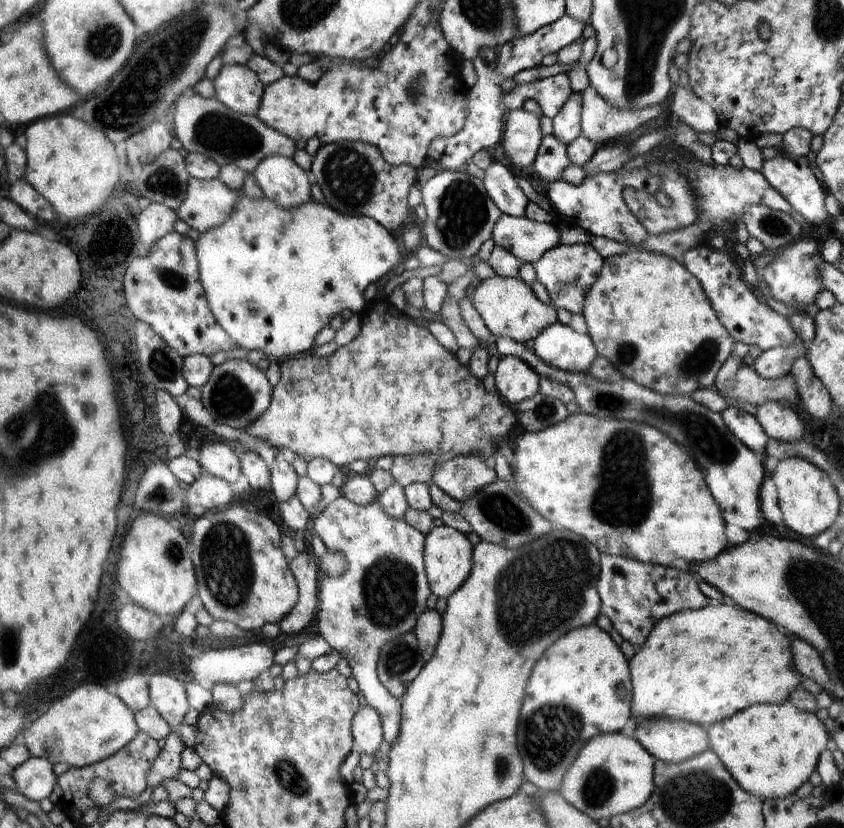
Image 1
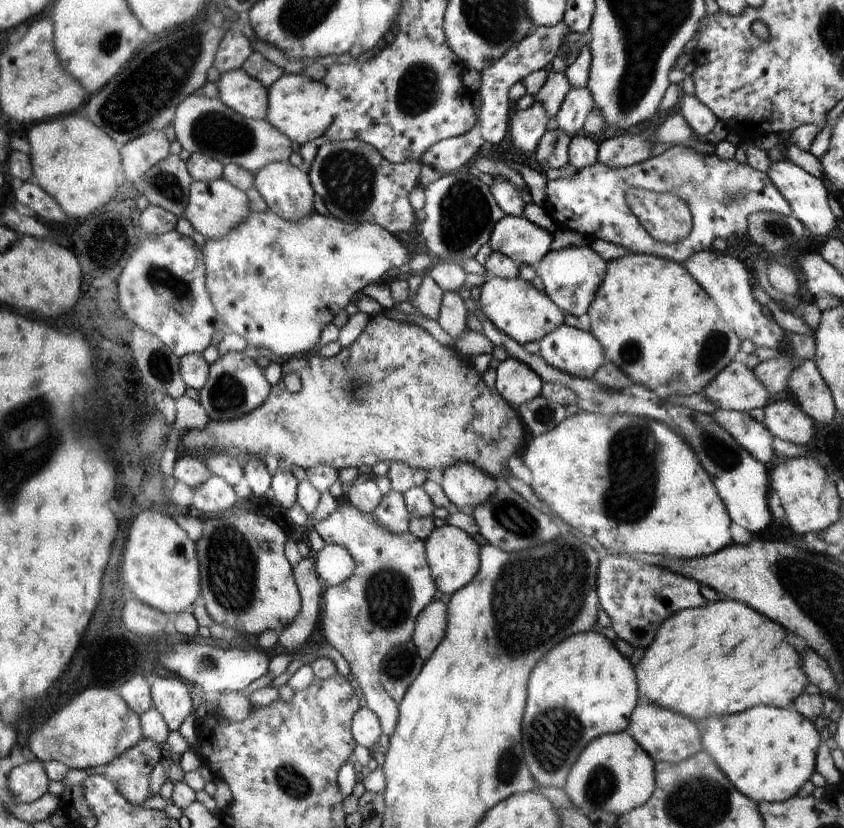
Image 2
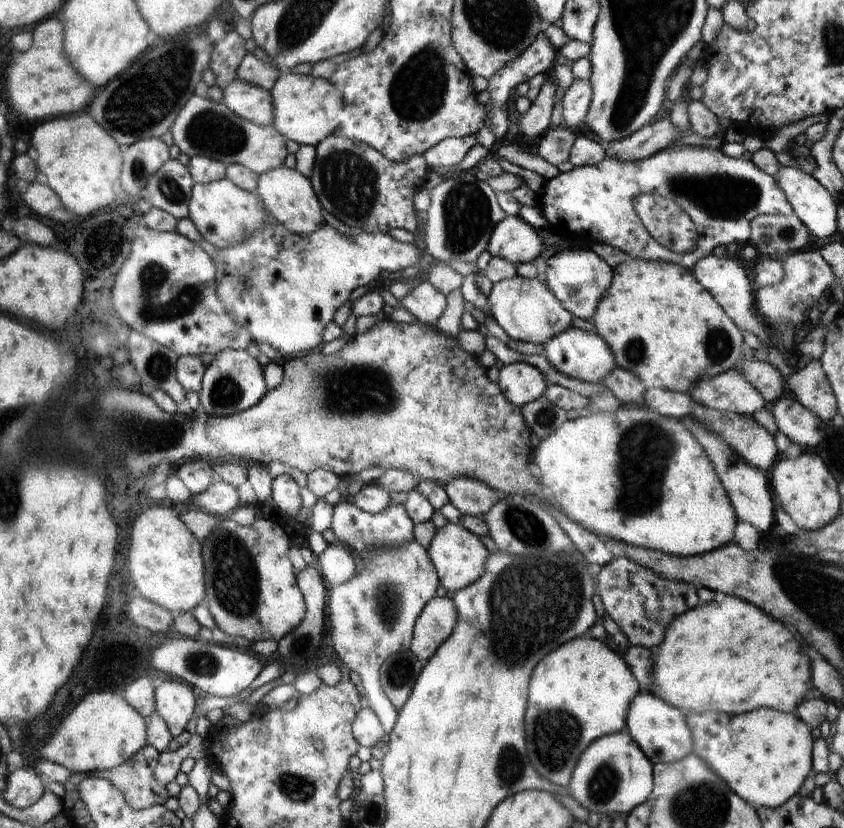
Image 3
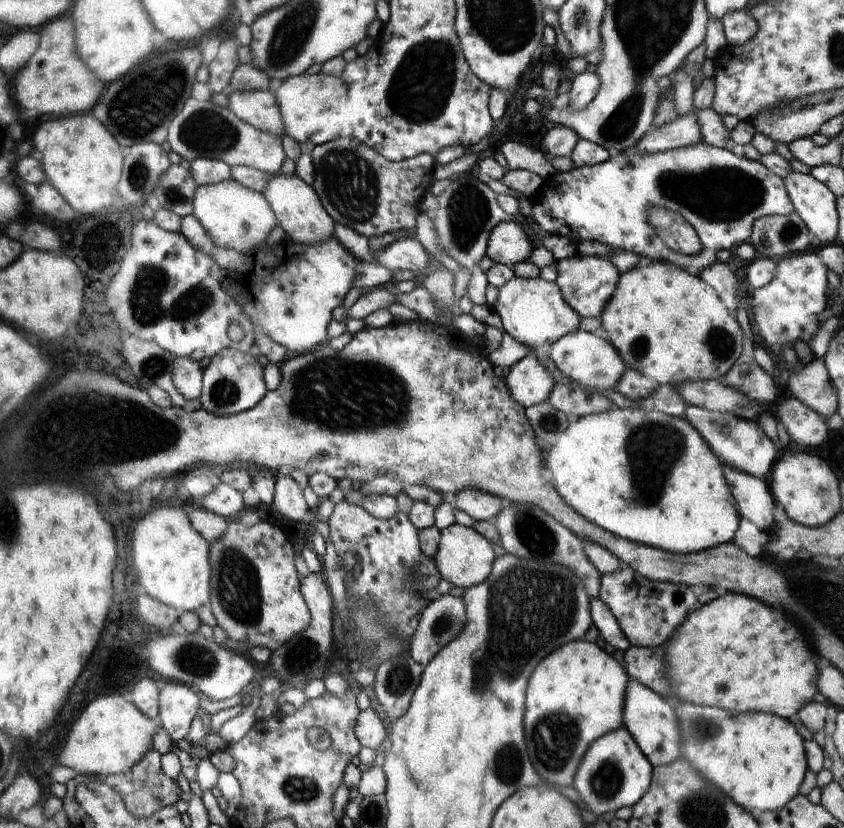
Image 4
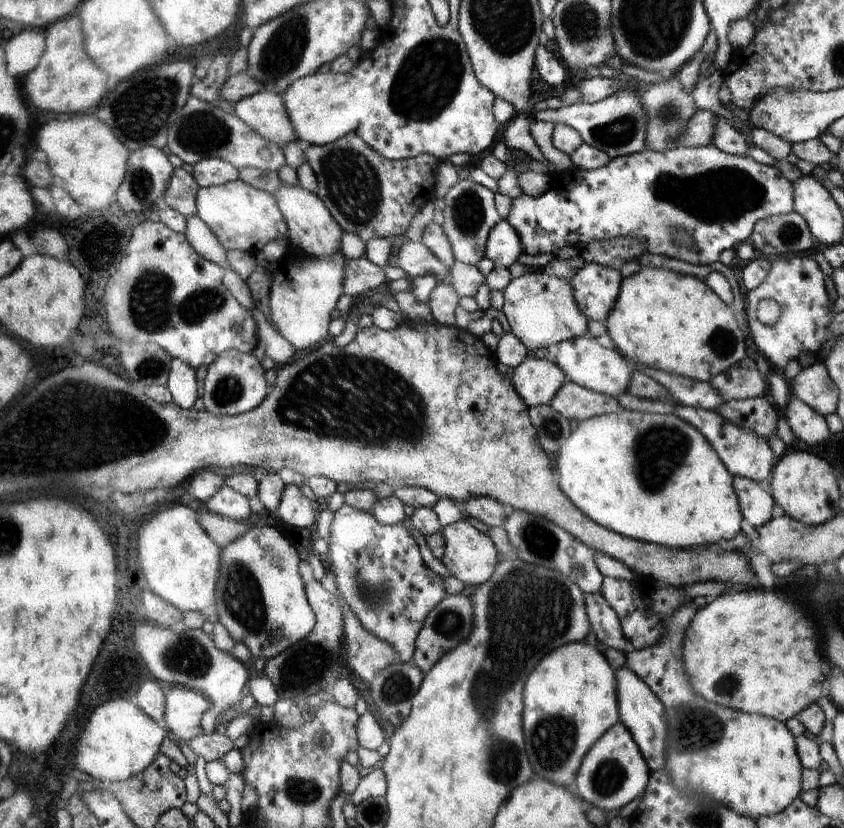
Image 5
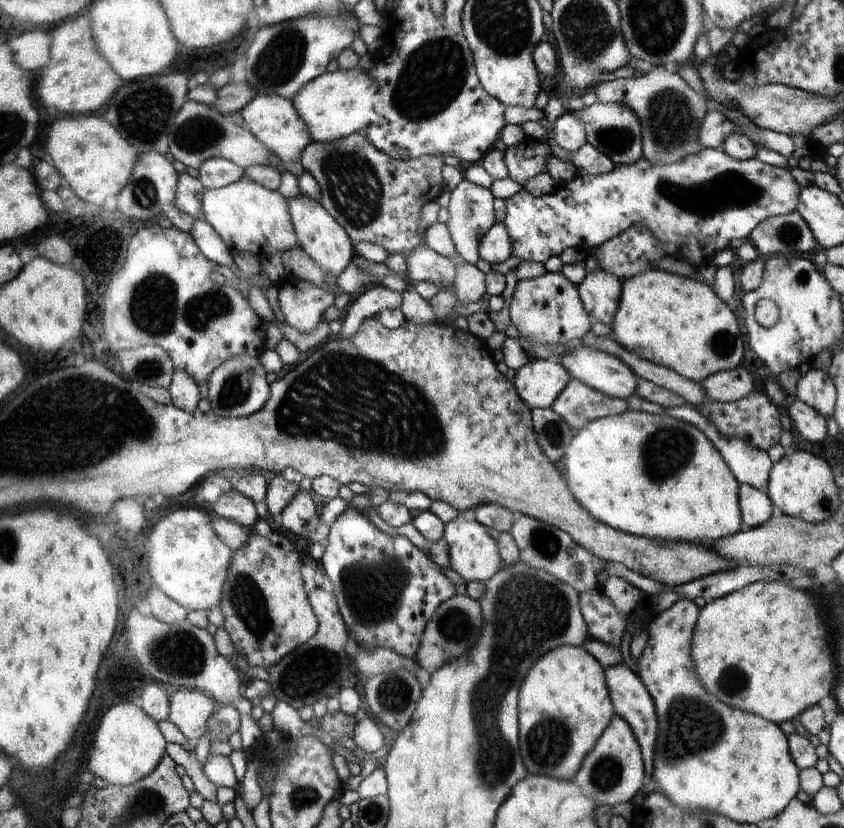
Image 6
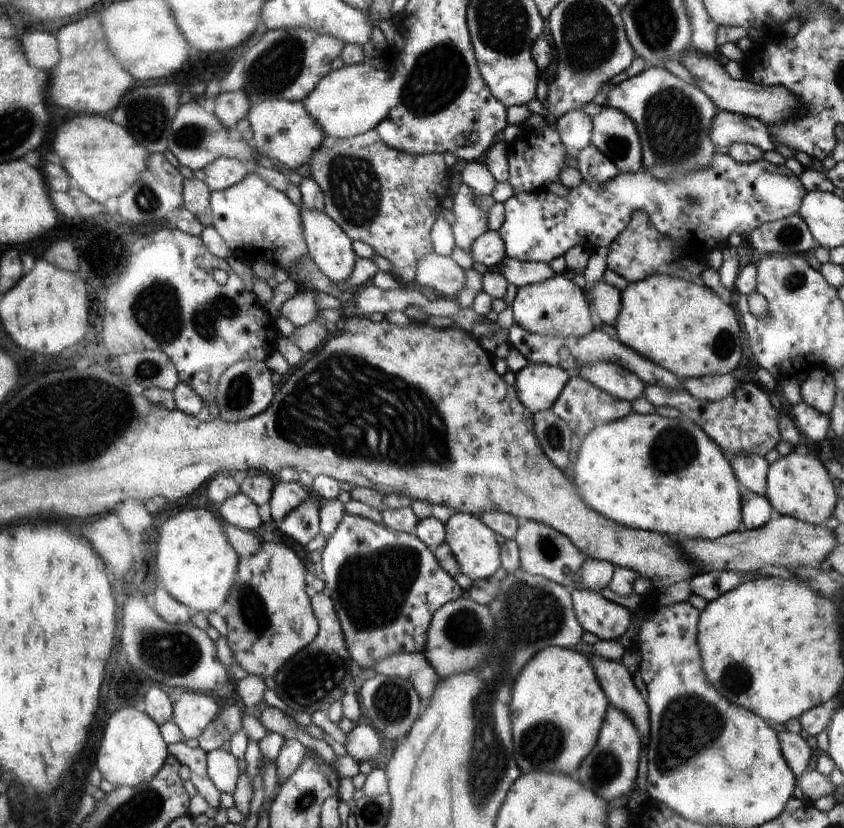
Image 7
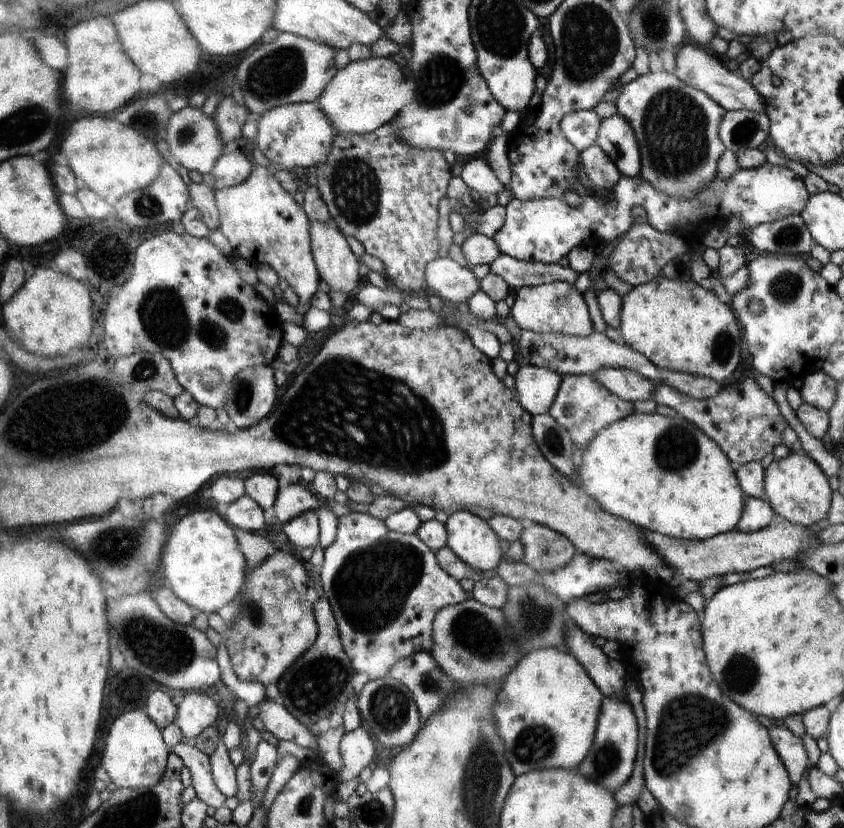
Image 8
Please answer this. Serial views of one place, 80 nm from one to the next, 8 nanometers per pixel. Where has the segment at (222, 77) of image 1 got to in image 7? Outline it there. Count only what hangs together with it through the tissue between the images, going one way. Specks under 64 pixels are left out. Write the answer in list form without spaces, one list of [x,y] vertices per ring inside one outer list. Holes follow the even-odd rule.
[[[284,99],[260,101],[257,105],[250,105],[245,118],[250,122],[252,142],[258,153],[291,169],[298,169],[308,163],[326,137],[323,128],[309,115],[308,109],[301,102]]]

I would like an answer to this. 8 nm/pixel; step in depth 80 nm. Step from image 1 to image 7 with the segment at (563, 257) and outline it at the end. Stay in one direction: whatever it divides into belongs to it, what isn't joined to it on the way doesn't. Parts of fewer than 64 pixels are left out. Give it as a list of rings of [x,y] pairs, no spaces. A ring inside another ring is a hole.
[[[601,279],[590,290],[584,290],[584,294],[591,312],[615,328],[621,309],[621,292]]]

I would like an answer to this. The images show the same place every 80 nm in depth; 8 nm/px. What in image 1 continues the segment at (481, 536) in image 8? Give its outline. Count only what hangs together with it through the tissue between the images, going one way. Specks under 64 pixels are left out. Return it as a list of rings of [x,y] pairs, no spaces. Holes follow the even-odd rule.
[[[446,525],[434,527],[425,536],[423,559],[432,594],[447,599],[466,582],[472,570],[472,548],[467,535]]]

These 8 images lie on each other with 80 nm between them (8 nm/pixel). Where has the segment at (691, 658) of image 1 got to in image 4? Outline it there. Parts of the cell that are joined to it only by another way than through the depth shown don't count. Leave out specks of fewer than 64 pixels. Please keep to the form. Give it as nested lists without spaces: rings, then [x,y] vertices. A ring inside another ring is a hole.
[[[721,592],[717,599],[713,599],[711,602],[702,605],[702,607],[696,612],[686,616],[683,623],[675,630],[672,637],[665,644],[665,661],[667,673],[671,680],[671,691],[684,702],[692,704],[700,704],[700,706],[716,706],[716,708],[724,708],[728,712],[745,712],[755,713],[764,712],[772,715],[778,715],[784,717],[786,720],[792,721],[798,714],[798,711],[806,704],[812,701],[816,692],[818,692],[818,677],[819,668],[818,664],[821,661],[818,654],[812,654],[802,632],[796,628],[796,624],[786,618],[780,610],[776,610],[776,607],[768,606],[765,602],[758,600],[757,598],[740,594]]]

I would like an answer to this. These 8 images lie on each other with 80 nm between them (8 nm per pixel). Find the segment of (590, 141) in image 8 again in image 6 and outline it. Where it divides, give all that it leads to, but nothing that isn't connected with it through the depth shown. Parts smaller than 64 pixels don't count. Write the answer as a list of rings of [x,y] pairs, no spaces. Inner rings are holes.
[[[571,111],[563,113],[553,123],[552,137],[560,148],[570,153],[577,151],[587,143],[585,126]]]

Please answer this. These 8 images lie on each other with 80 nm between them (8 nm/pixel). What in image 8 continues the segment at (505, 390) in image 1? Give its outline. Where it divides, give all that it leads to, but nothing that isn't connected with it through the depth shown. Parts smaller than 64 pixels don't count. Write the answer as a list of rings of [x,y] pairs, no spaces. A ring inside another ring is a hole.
[[[526,362],[513,377],[513,389],[522,408],[531,415],[548,413],[559,391],[561,374]]]

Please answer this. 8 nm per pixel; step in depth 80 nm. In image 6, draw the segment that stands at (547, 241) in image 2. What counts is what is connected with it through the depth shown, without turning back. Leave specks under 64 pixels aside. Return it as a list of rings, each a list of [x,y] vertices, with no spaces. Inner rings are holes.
[[[495,223],[482,237],[478,250],[479,258],[491,265],[500,264],[510,258],[512,245],[504,223]]]

